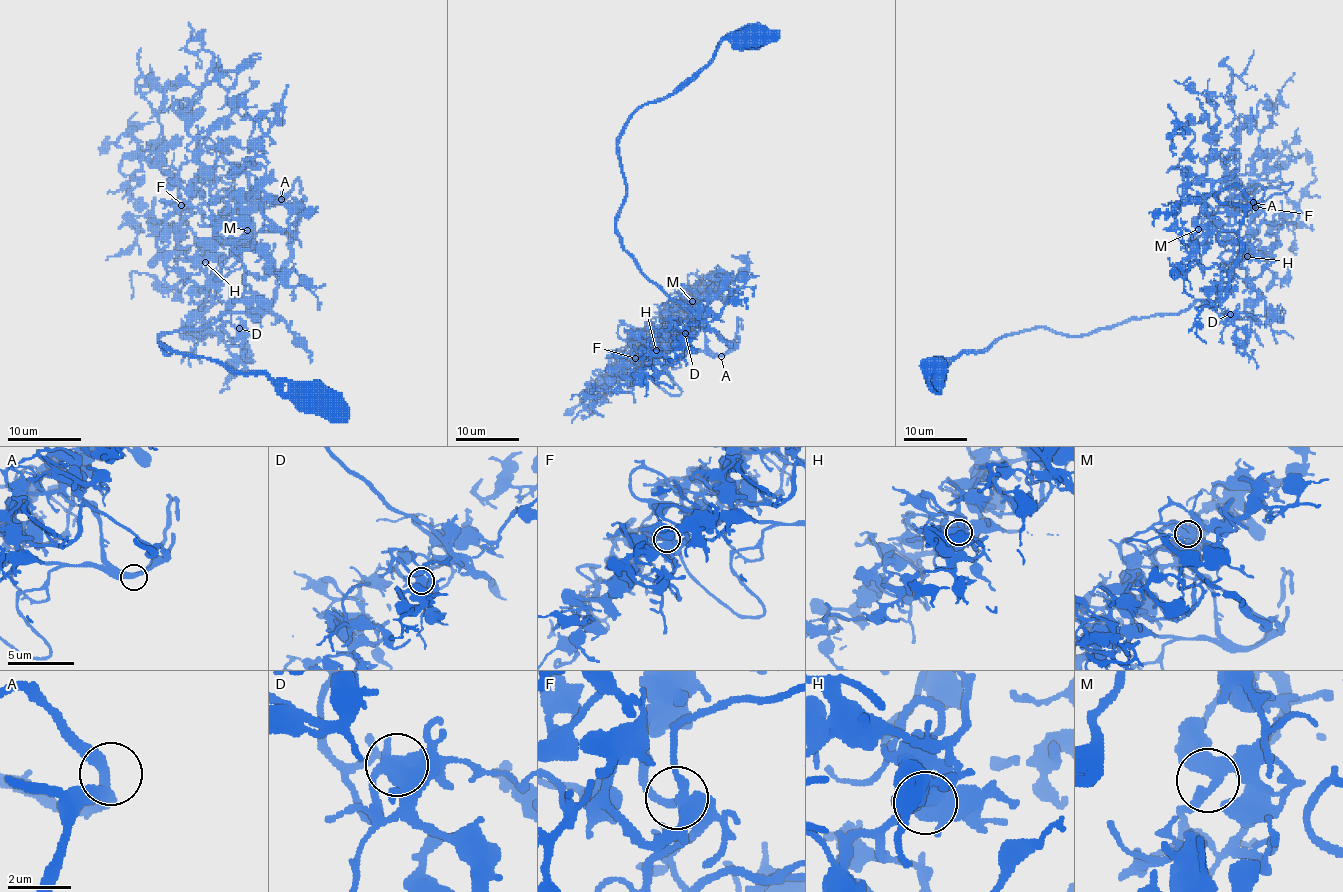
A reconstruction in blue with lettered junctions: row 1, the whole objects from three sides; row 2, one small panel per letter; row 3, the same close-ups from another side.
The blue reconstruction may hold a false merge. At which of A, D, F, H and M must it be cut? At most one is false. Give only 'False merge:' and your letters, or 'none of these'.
False merge: none of these

